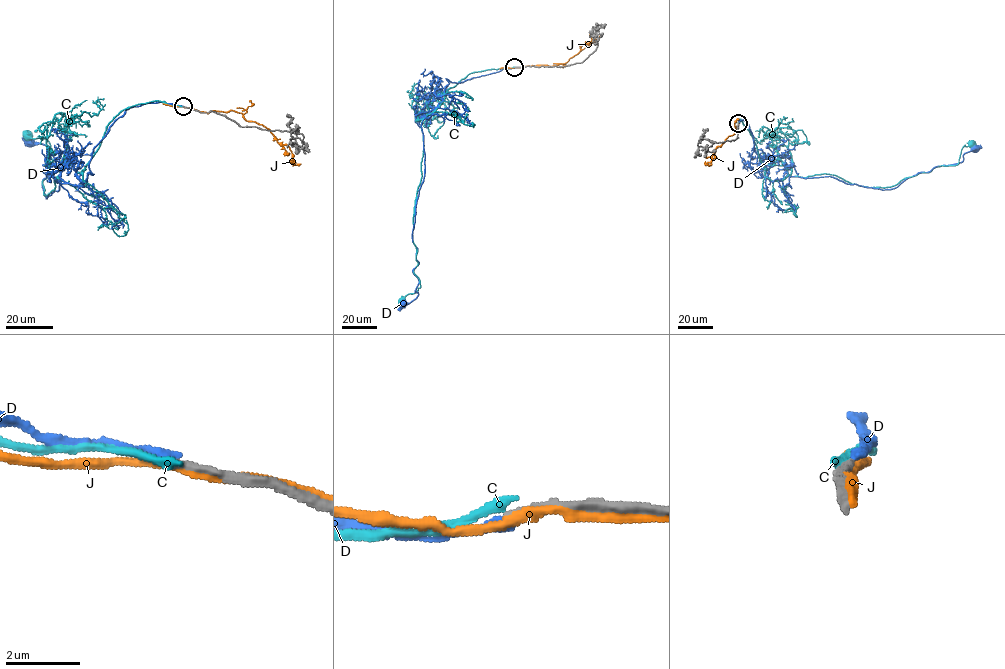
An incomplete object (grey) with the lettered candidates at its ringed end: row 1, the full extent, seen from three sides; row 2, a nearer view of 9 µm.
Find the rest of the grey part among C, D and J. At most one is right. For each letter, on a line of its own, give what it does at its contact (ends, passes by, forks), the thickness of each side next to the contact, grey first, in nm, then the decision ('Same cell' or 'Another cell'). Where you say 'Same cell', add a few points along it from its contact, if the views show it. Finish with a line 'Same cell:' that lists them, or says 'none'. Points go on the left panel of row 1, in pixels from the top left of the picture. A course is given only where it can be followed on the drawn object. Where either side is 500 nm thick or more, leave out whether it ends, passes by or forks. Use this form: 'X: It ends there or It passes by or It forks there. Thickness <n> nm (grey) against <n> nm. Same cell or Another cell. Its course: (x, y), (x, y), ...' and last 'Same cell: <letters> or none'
C: It ends there. Thickness 220 nm (grey) against 280 nm. Another cell
D: It ends there. Thickness 220 nm (grey) against 260 nm. Another cell
J: It passes by. Thickness 240 nm (grey) against 220 nm. Another cell
Same cell: none

